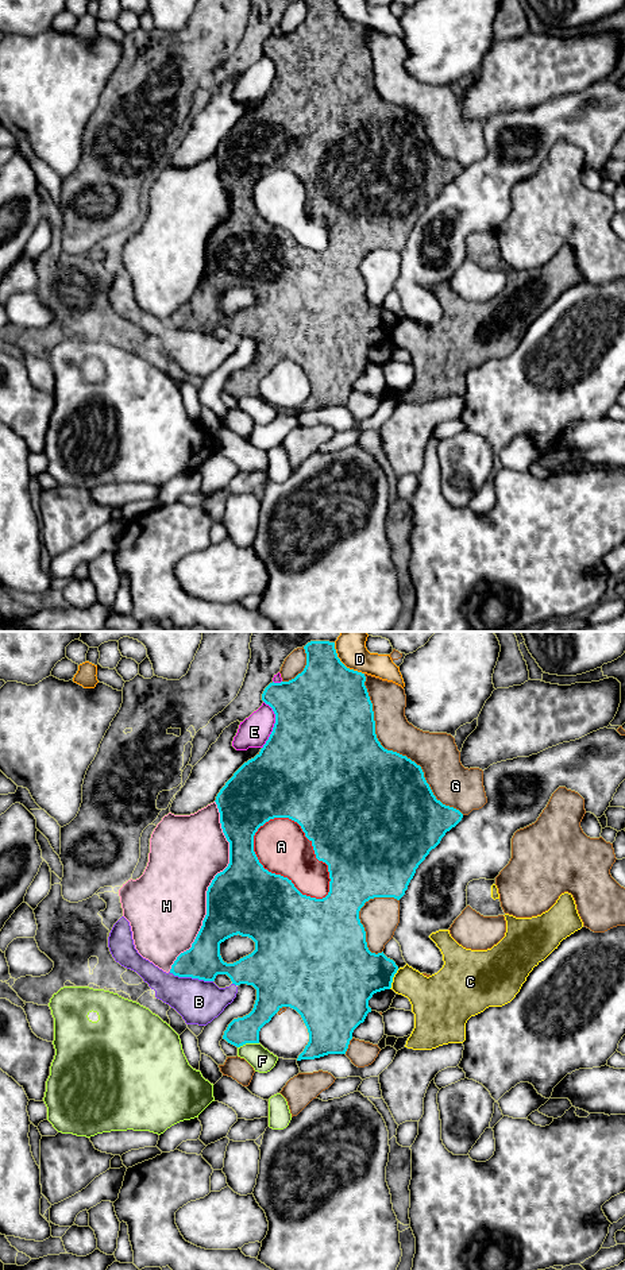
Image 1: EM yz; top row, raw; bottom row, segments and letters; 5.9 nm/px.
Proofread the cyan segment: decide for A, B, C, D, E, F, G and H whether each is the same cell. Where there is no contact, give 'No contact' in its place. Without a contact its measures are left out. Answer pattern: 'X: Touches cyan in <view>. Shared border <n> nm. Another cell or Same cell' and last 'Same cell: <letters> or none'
A: Touches cyan in yz. Shared border 600 nm. Another cell
B: Touches cyan in yz. Shared border 280 nm. Another cell
C: Touches cyan in yz. Shared border 130 nm. Another cell
D: Touches cyan in yz. Shared border 240 nm. Another cell
E: Touches cyan in yz. Shared border 280 nm. Another cell
F: Touches cyan in yz. Shared border 130 nm. Another cell
G: Touches cyan in yz. Shared border 1050 nm. Another cell
H: Touches cyan in yz. Shared border 1050 nm. Another cell
Same cell: none

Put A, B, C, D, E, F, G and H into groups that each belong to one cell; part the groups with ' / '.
A G / B / C / D / E / F / H

